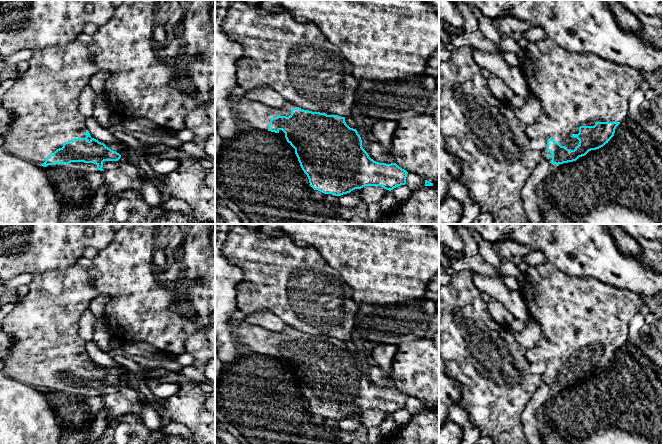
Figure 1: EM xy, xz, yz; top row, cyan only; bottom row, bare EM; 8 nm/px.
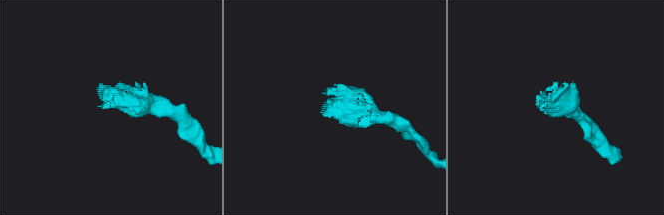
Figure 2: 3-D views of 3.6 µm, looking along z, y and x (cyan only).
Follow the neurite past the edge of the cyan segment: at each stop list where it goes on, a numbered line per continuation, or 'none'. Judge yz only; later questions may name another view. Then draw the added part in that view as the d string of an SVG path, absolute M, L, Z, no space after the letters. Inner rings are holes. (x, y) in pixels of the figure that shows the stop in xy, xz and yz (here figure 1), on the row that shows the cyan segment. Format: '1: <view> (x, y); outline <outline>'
1: yz (574, 89); outline M550 39L530 42L524 49L525 58L522 72L527 84L540 103L541 113L538 119L526 126L526 134L530 140L552 138L561 146L574 150L579 145L579 140L573 134L579 133L580 126L594 126L596 122L623 122L628 117L629 100L631 94L640 89L639 84L645 80L646 74L639 70L605 60L592 53L571 53Z

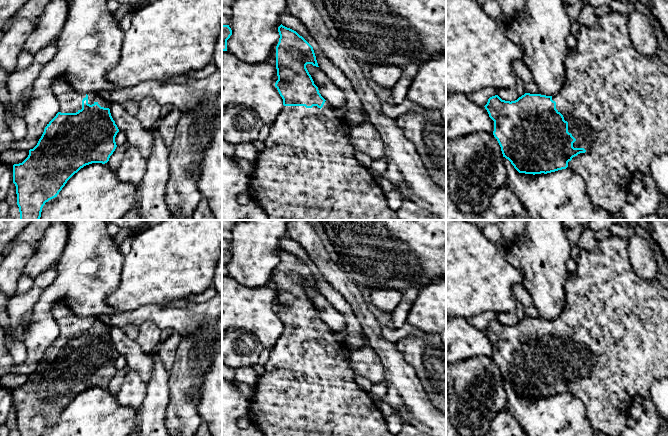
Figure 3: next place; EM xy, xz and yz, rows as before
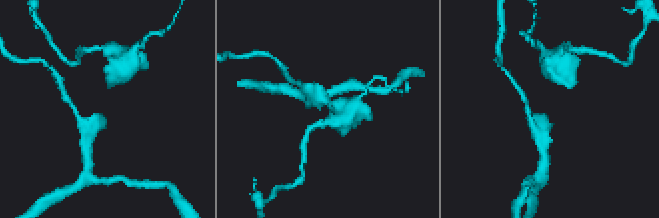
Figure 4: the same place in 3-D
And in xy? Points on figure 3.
1: xy (70, 101); outline M59 77L52 84L53 92L59 102L59 112L76 113L82 109L82 100L86 94L77 93L64 77Z

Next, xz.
1: xz (308, 170); outline M327 101L321 109L317 106L306 108L305 106L283 105L281 112L270 127L268 138L264 141L265 148L259 152L255 160L255 171L250 174L248 188L252 202L264 210L269 220L400 220L397 211L388 206L385 193L369 168L362 166L355 157L355 149L350 143L349 133L343 126L344 120L334 112L334 108Z

